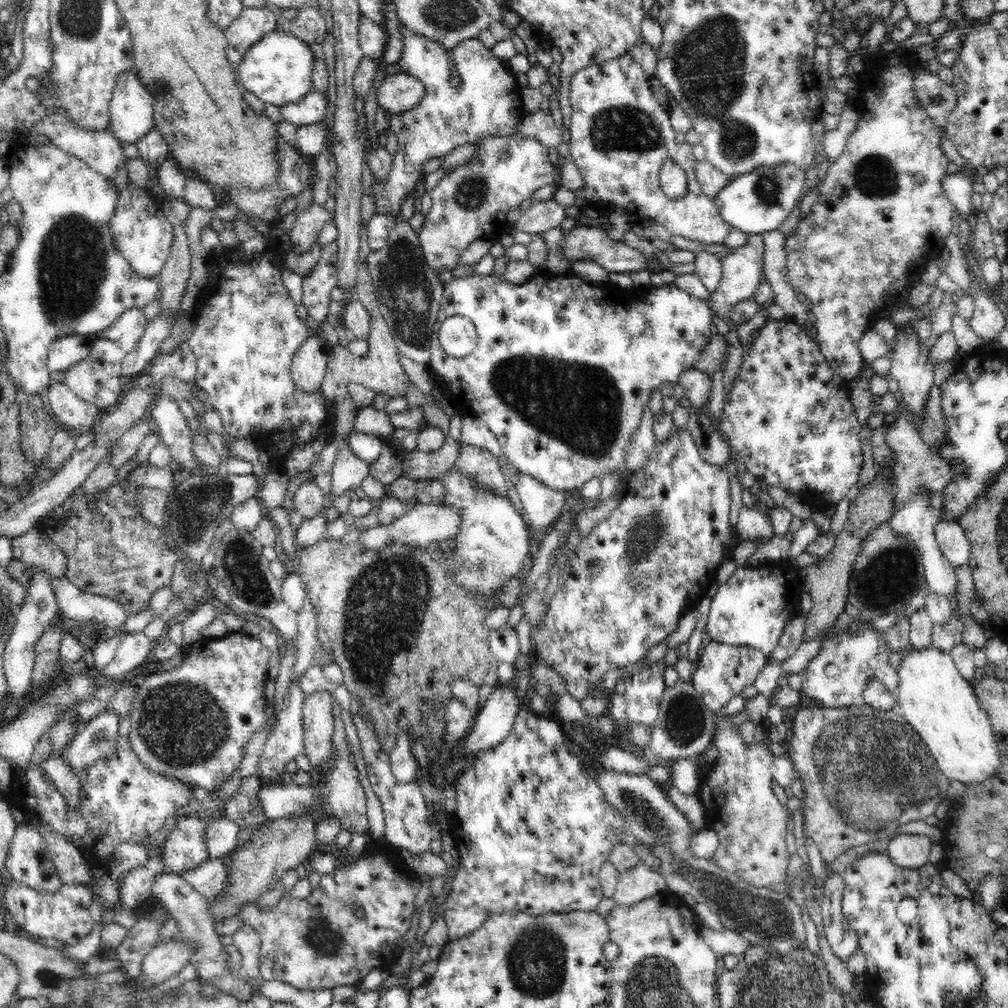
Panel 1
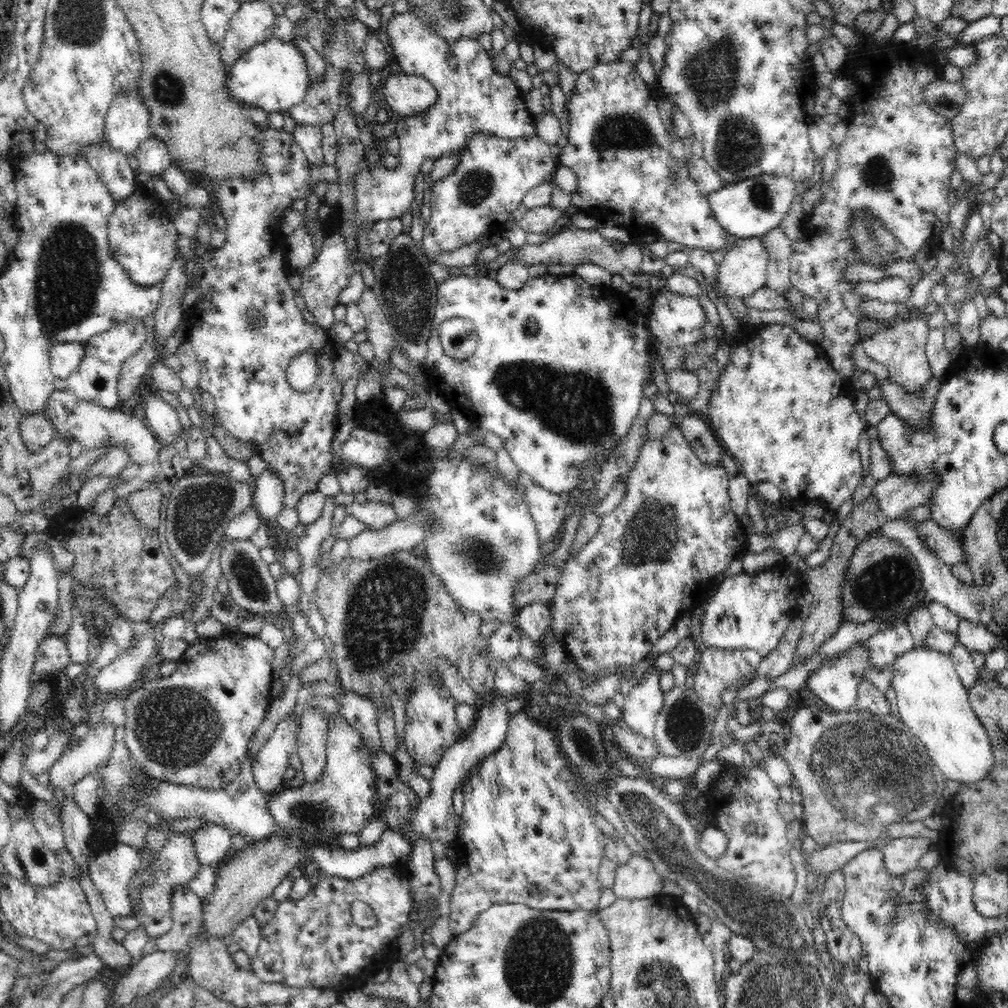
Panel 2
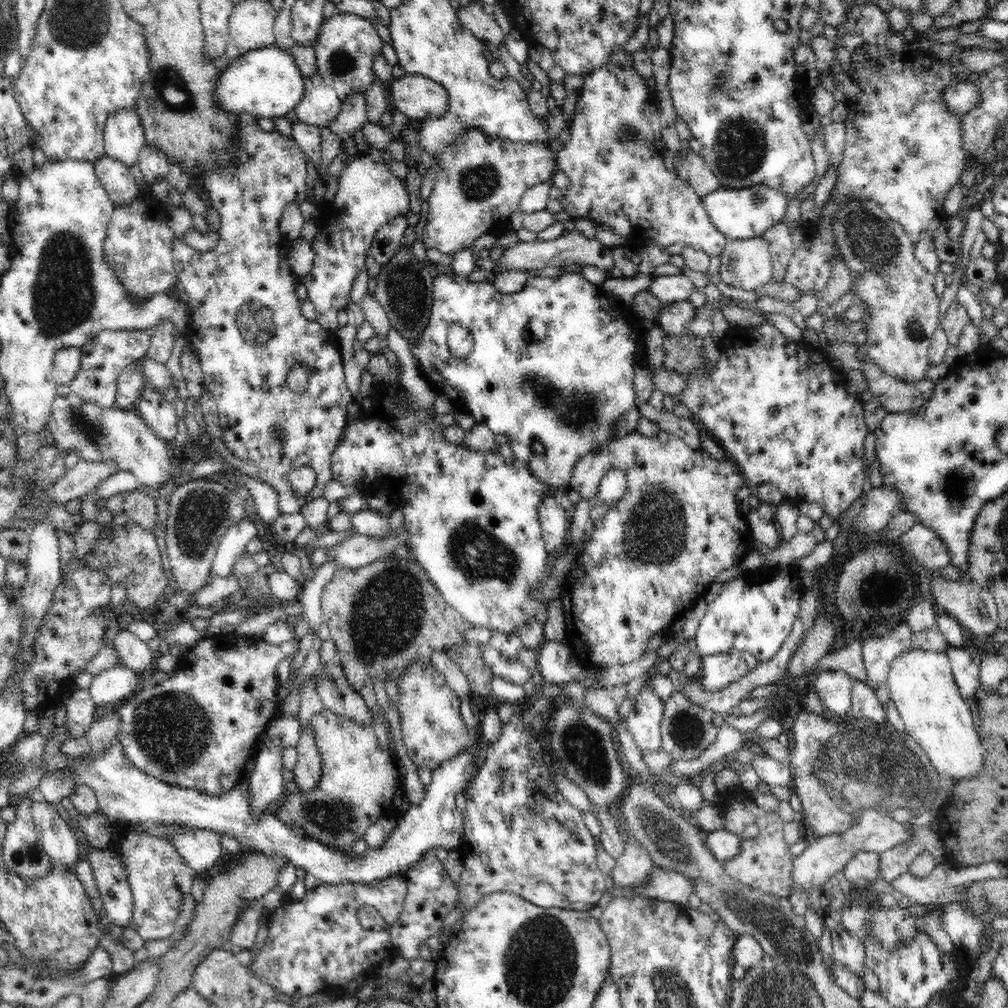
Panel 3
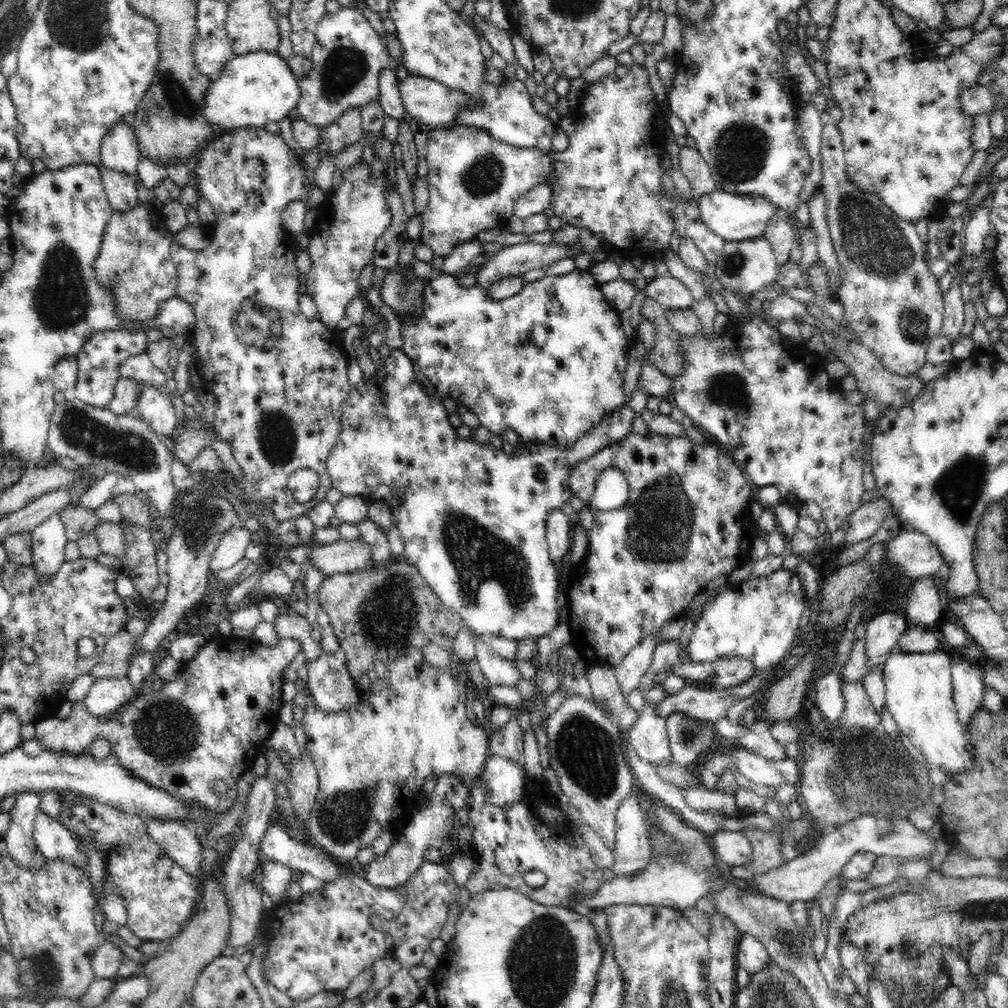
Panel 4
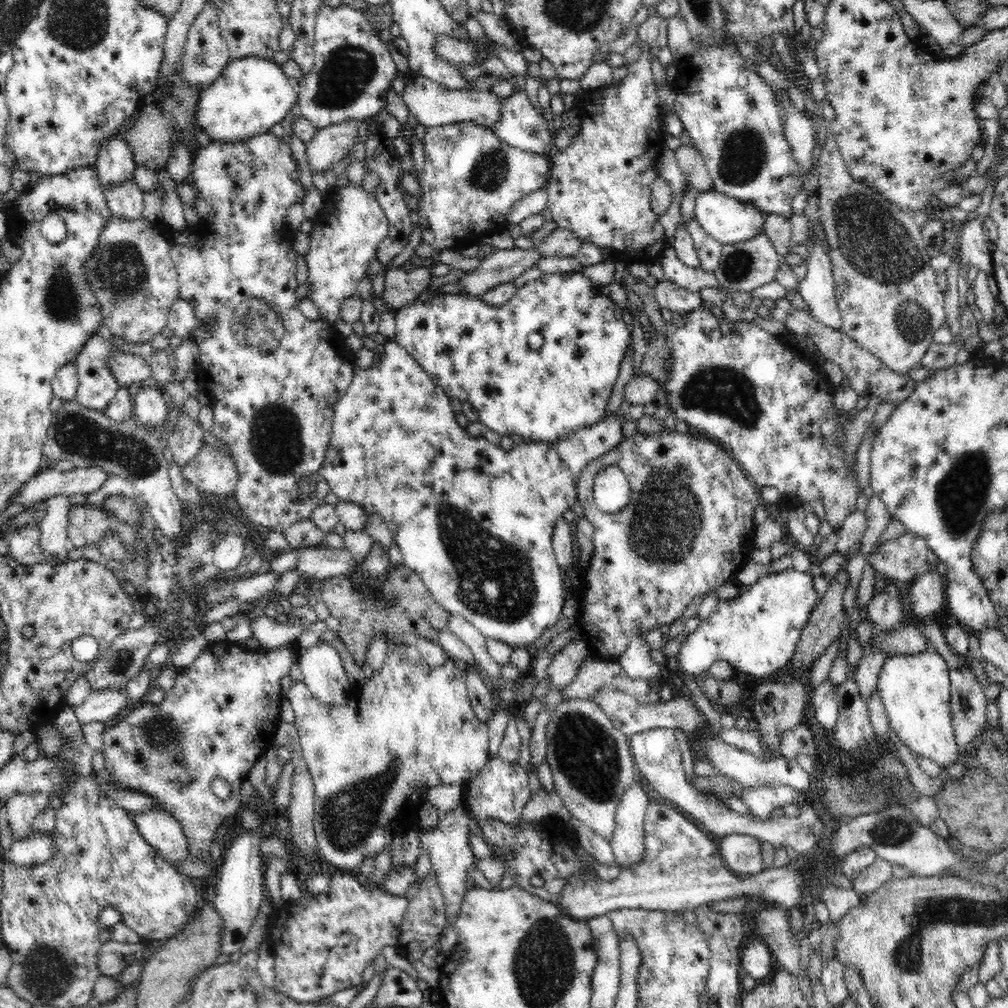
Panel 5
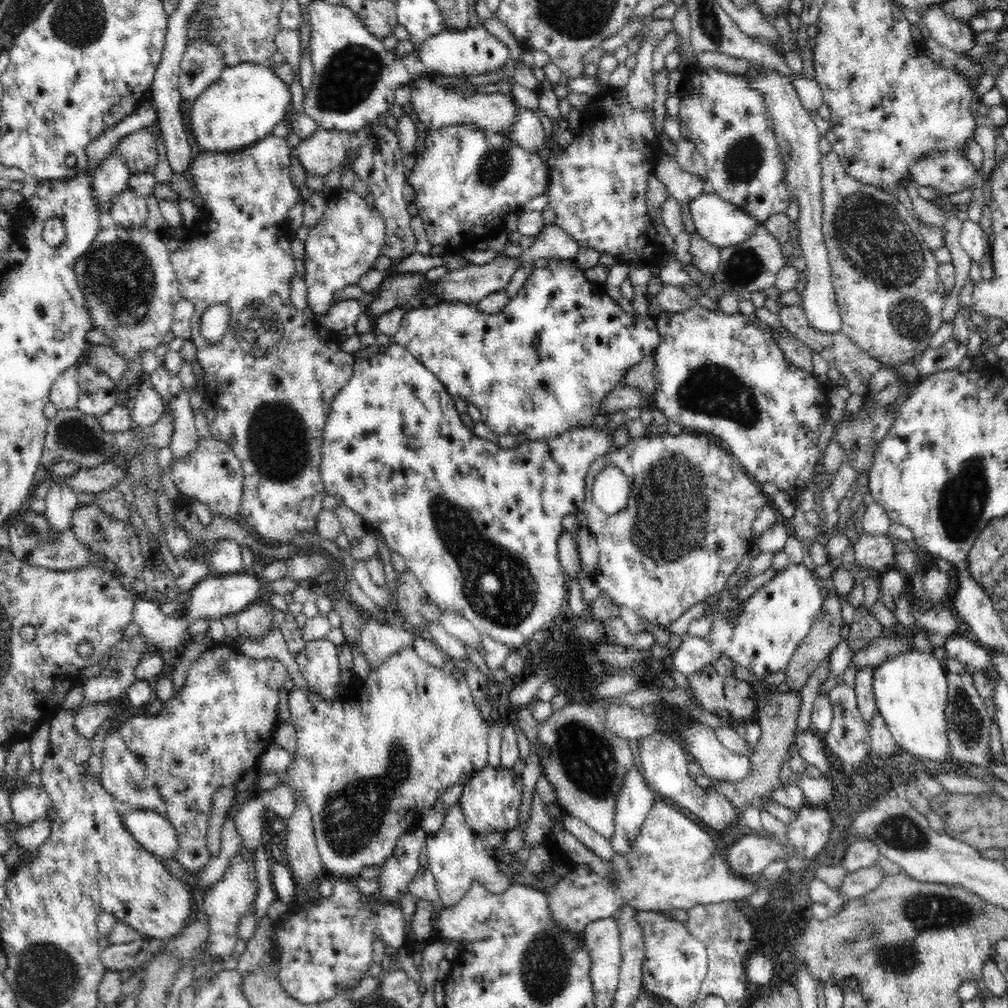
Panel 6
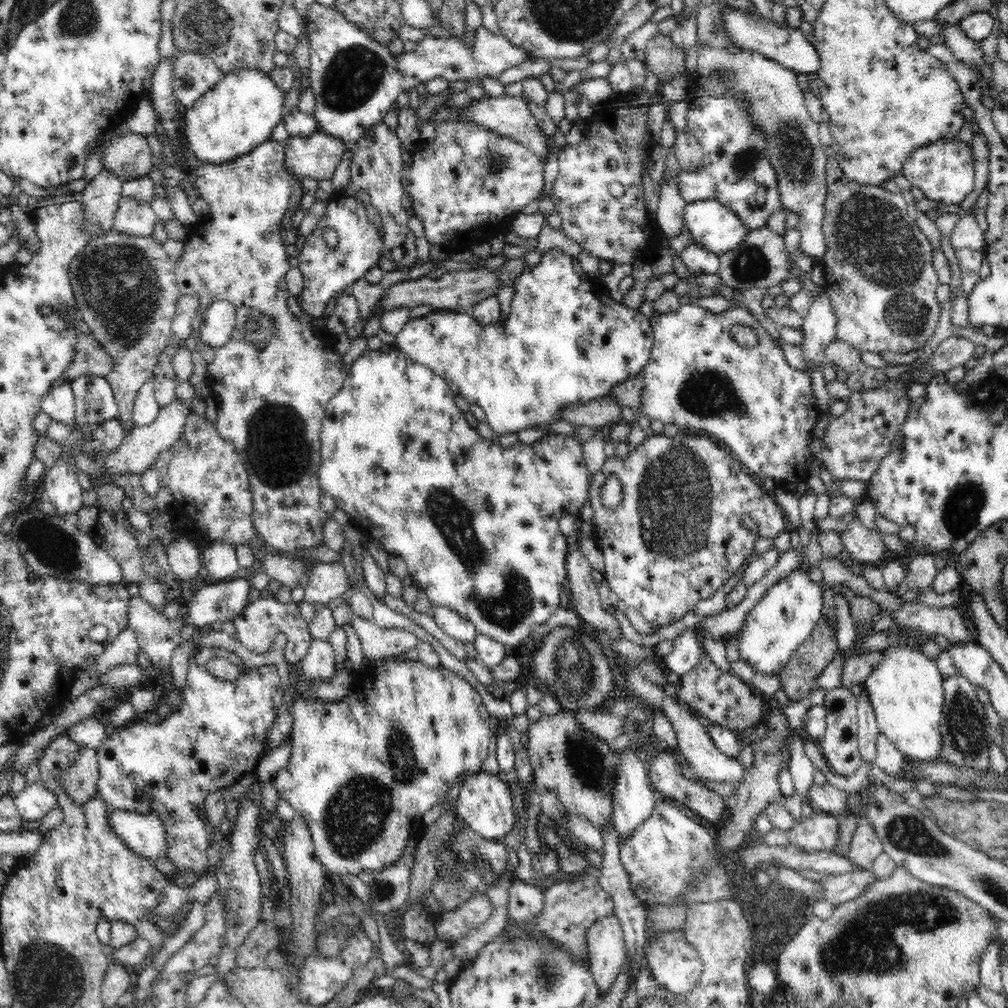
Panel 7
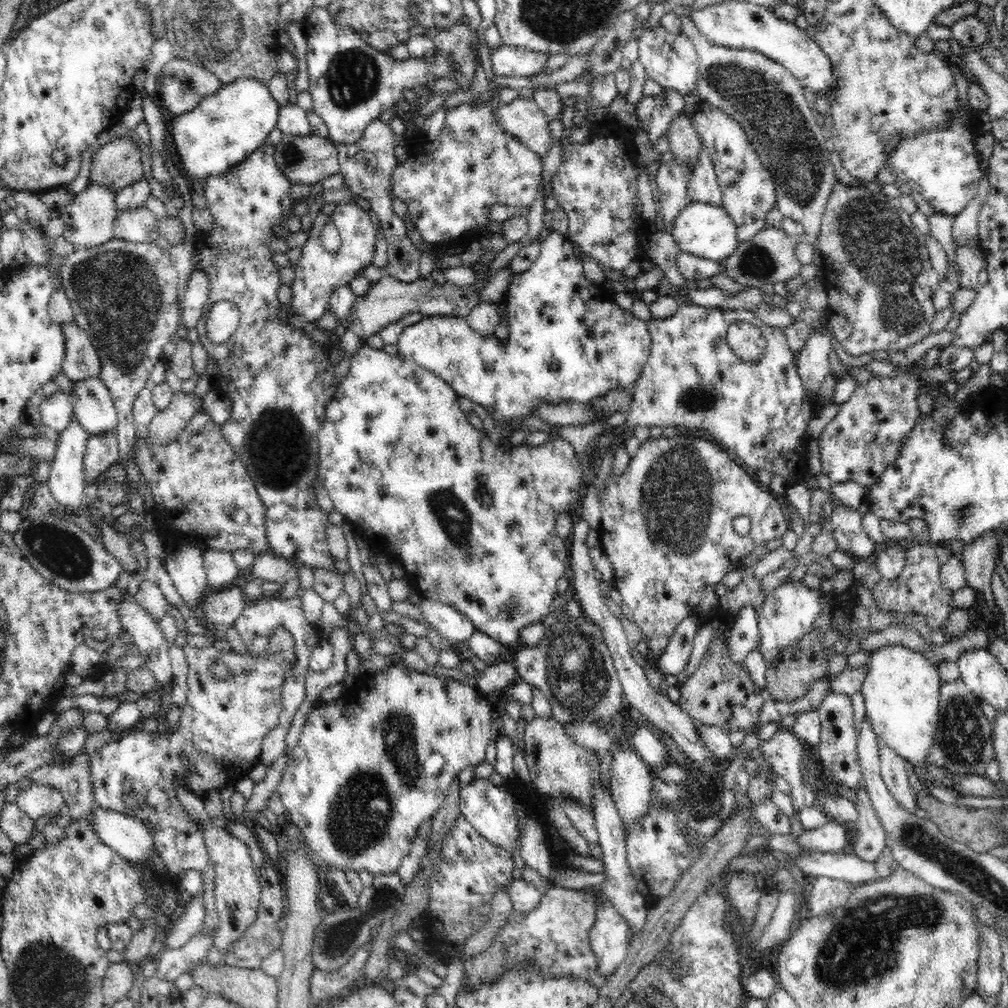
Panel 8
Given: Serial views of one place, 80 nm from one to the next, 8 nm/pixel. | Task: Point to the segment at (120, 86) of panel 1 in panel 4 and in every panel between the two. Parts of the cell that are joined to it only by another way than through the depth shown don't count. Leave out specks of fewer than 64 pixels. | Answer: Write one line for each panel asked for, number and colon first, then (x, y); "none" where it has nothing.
2: (127, 122)
3: (123, 135)
4: (119, 148)

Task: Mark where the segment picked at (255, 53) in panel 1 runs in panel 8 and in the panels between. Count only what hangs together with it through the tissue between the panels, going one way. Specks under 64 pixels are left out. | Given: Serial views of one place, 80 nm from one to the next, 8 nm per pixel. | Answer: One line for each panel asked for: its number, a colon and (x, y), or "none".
2: (273, 76)
3: (265, 83)
4: (255, 89)
5: (252, 94)
6: (242, 107)
7: (240, 112)
8: (225, 128)

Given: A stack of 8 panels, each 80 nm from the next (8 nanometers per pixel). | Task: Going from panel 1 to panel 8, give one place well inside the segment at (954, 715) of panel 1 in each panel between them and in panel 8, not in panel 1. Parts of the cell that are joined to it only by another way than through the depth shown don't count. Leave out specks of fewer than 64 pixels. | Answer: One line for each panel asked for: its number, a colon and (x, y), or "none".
2: (932, 701)
3: (921, 683)
4: (919, 693)
5: (916, 689)
6: (911, 689)
7: (906, 689)
8: (901, 689)

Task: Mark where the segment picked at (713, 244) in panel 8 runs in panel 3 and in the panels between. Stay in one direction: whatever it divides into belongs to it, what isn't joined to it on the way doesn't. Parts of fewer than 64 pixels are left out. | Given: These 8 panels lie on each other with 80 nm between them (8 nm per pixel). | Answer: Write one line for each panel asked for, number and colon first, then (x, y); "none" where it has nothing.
3: (740, 214)
4: (735, 217)
5: (728, 220)
6: (720, 222)
7: (712, 225)

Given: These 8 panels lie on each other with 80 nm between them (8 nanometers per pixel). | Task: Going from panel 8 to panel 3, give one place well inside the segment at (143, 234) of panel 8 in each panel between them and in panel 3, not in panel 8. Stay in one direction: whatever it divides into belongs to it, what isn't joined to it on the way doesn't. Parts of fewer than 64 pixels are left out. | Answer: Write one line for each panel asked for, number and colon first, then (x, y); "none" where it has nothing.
3: (115, 177)
4: (121, 190)
5: (125, 200)
6: (128, 209)
7: (131, 217)

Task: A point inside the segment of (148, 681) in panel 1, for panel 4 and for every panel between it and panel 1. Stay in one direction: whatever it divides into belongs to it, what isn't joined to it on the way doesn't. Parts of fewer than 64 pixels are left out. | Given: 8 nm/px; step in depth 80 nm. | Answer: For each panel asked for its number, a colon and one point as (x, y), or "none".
2: (191, 728)
3: (196, 729)
4: (208, 723)

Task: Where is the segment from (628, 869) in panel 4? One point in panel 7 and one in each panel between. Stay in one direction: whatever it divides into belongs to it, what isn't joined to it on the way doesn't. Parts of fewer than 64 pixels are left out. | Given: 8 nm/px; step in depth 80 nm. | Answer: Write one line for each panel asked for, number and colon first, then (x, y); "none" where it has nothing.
5: (627, 842)
6: (635, 799)
7: (634, 799)

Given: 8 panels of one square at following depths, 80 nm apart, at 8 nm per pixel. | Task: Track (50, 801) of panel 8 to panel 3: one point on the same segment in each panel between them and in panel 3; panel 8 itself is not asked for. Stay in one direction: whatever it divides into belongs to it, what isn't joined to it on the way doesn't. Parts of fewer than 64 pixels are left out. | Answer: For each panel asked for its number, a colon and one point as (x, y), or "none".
3: (22, 852)
4: (18, 837)
5: (22, 809)
6: (29, 804)
7: (34, 802)

